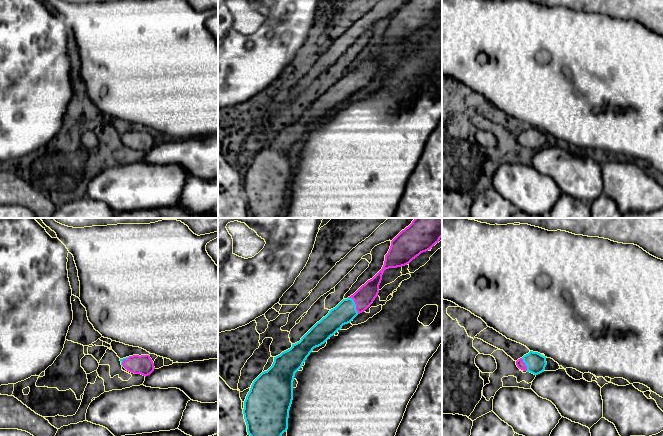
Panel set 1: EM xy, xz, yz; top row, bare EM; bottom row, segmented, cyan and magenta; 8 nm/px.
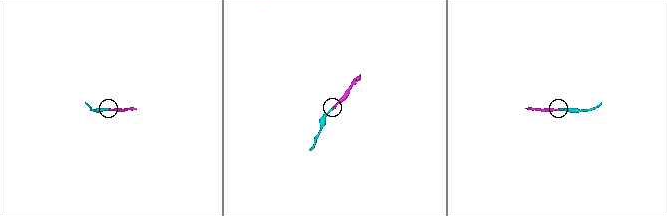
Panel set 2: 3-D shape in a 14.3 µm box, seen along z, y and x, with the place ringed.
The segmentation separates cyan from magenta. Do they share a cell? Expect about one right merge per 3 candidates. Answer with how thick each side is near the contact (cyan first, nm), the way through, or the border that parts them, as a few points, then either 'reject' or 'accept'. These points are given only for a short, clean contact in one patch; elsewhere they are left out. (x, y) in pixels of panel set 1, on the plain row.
calibres 170 and 160 nm; way xz (345, 87), (355, 80), (365, 71); accept

